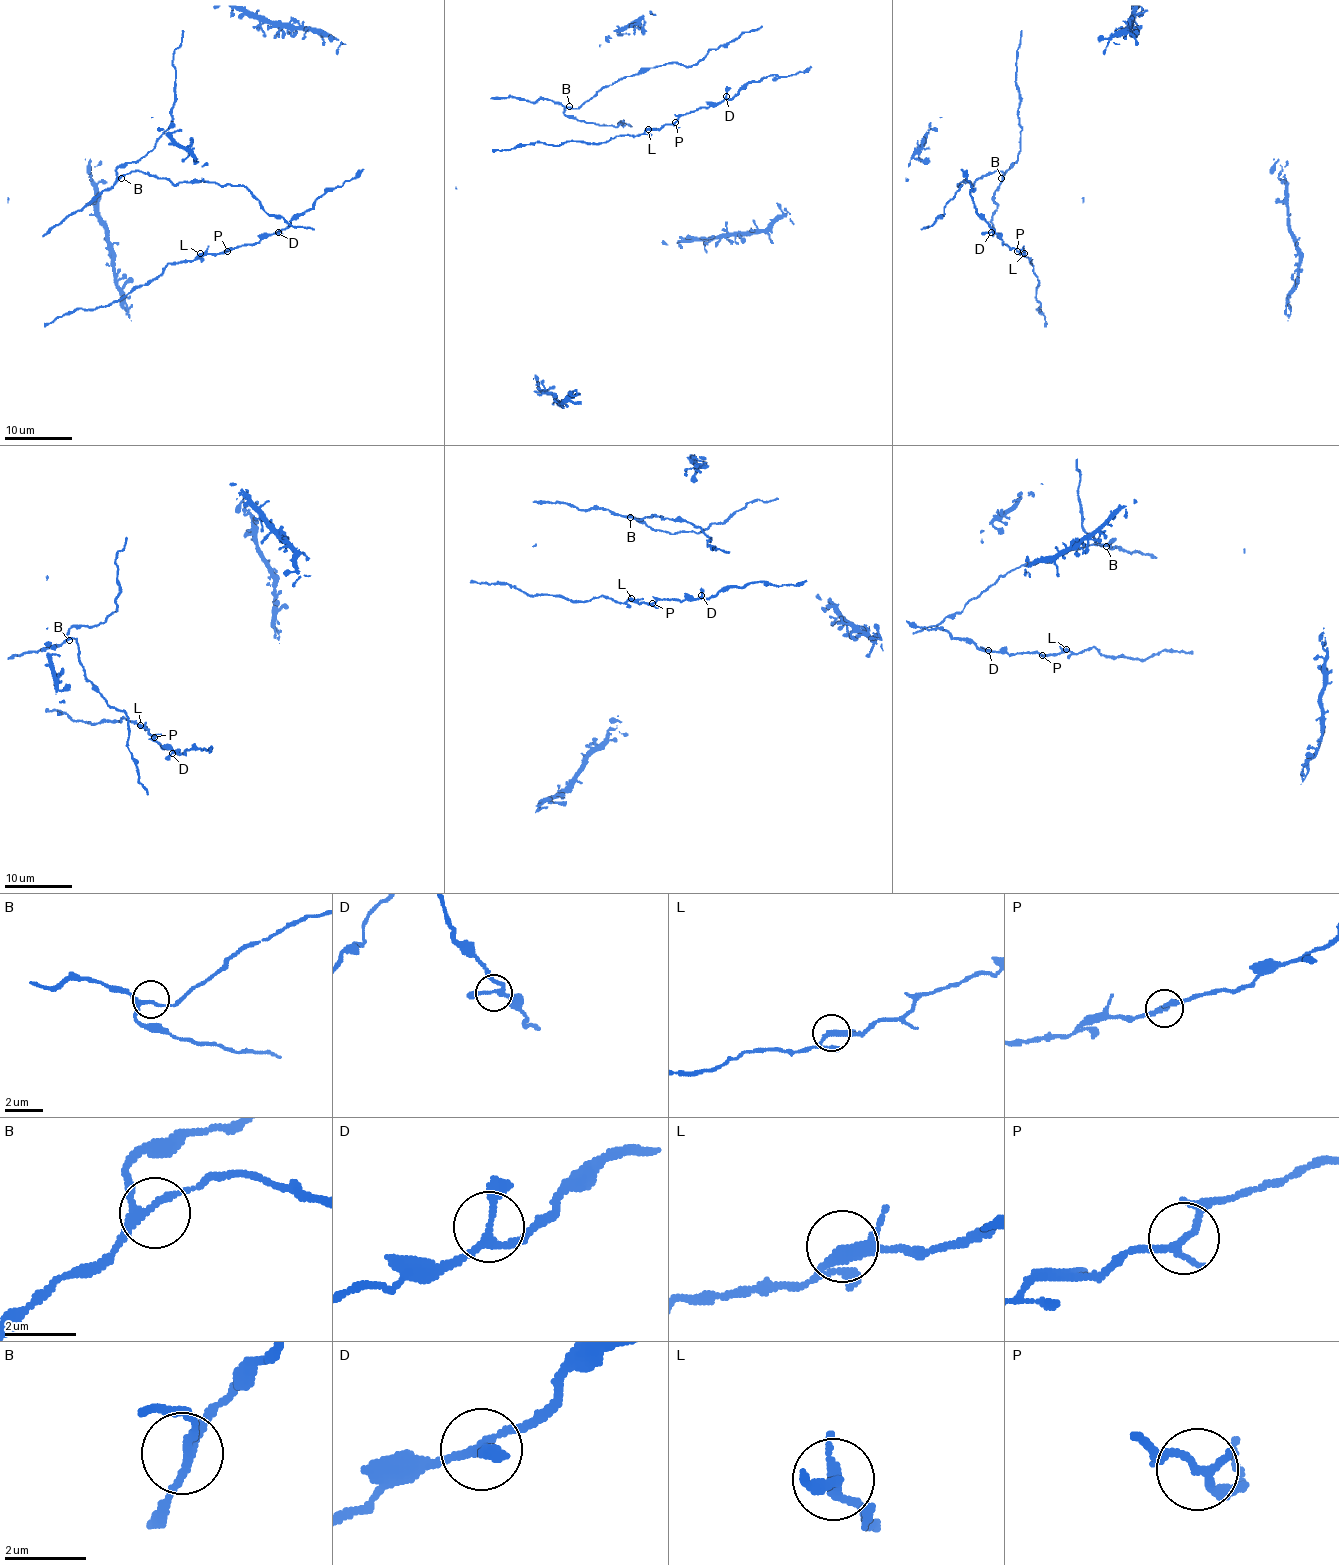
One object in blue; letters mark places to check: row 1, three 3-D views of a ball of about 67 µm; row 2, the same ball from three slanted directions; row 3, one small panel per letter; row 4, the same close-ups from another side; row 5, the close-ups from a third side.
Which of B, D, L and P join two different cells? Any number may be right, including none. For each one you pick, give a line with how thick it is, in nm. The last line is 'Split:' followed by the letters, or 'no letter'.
Split: no letter

